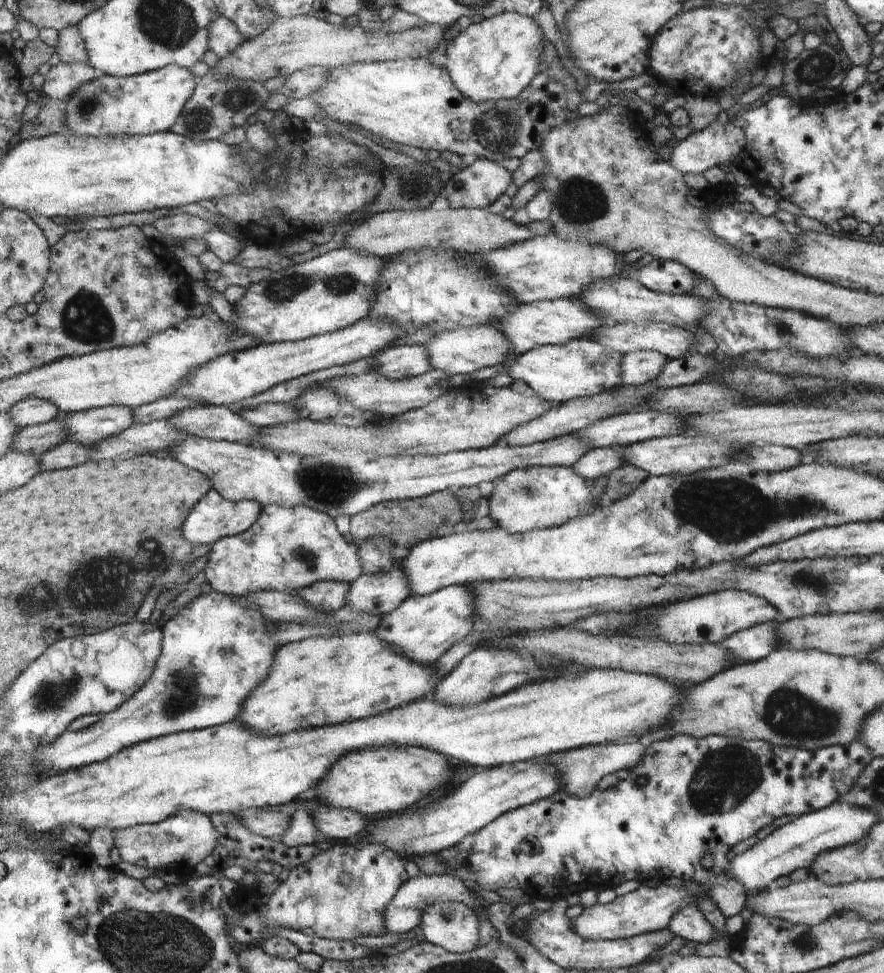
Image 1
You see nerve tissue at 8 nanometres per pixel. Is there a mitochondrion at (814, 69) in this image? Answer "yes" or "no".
yes

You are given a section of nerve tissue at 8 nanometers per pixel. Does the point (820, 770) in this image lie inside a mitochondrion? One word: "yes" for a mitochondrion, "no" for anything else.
no

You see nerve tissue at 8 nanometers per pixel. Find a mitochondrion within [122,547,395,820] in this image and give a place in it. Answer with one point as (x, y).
(184, 694)

